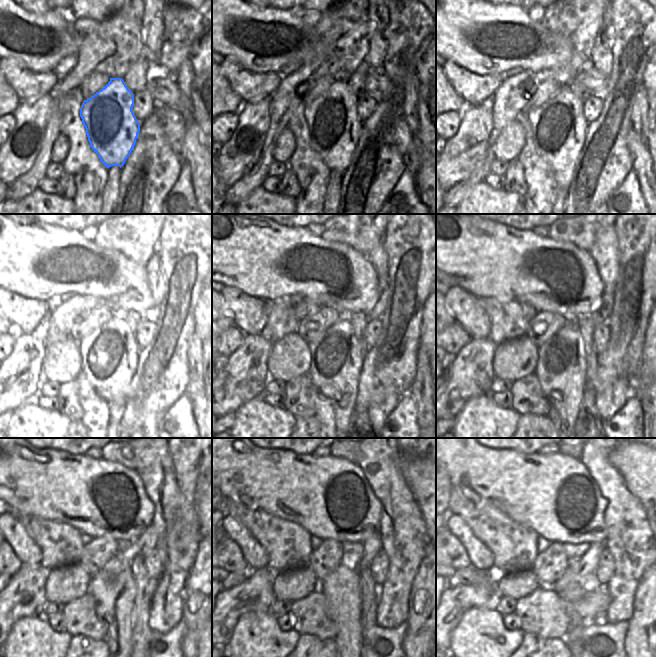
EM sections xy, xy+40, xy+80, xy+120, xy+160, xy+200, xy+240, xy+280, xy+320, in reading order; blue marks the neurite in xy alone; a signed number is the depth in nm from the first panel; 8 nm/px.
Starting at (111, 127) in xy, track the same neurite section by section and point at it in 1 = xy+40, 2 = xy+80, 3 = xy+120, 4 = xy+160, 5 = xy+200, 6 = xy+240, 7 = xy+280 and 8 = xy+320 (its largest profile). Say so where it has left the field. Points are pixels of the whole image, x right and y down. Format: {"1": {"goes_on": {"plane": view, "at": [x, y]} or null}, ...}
{"1": {"goes_on": {"plane": "xy+40", "at": [334, 125]}}, "2": {"goes_on": {"plane": "xy+80", "at": [558, 126]}}, "3": {"goes_on": {"plane": "xy+120", "at": [110, 354]}}, "4": {"goes_on": {"plane": "xy+160", "at": [336, 359]}}, "5": {"goes_on": {"plane": "xy+200", "at": [561, 367]}}, "6": {"goes_on": {"plane": "xy+240", "at": [113, 587]}}, "7": {"goes_on": {"plane": "xy+280", "at": [341, 587]}}, "8": {"goes_on": {"plane": "xy+320", "at": [570, 589]}}}

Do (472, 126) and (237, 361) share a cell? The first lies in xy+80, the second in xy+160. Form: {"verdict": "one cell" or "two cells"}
{"verdict": "one cell"}

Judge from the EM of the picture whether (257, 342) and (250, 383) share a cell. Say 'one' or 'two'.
one

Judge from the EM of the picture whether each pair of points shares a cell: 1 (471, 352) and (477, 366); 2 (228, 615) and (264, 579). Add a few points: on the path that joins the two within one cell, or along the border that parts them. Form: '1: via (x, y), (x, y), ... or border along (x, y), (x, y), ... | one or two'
1: via (474, 355), (474, 363) | one
2: via (232, 603), (238, 594), (249, 594), (252, 591) | one

